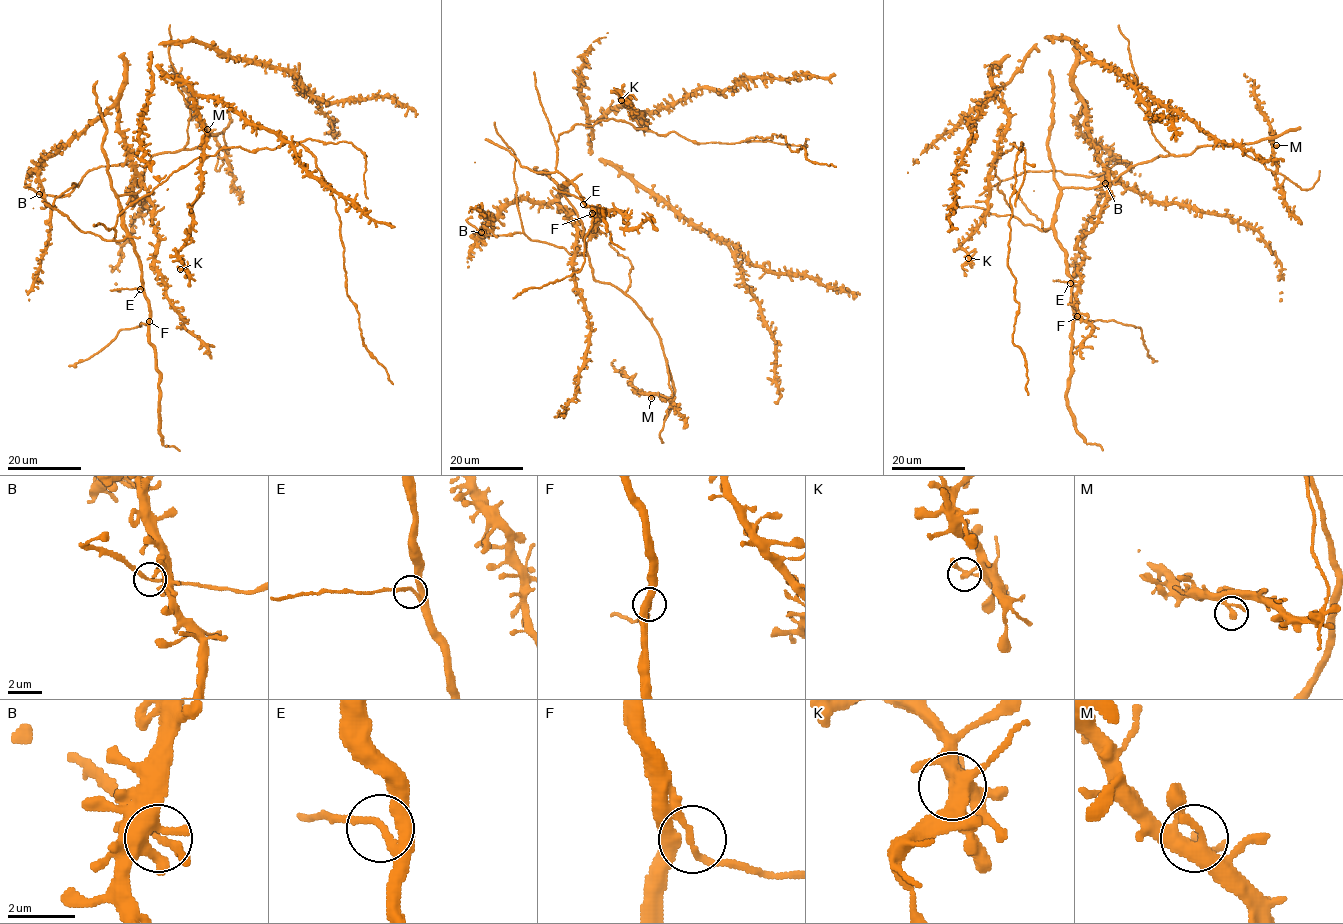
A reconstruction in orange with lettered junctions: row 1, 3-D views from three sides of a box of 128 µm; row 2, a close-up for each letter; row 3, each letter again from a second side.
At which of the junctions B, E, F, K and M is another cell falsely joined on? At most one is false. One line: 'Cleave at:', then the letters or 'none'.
Cleave at: none

